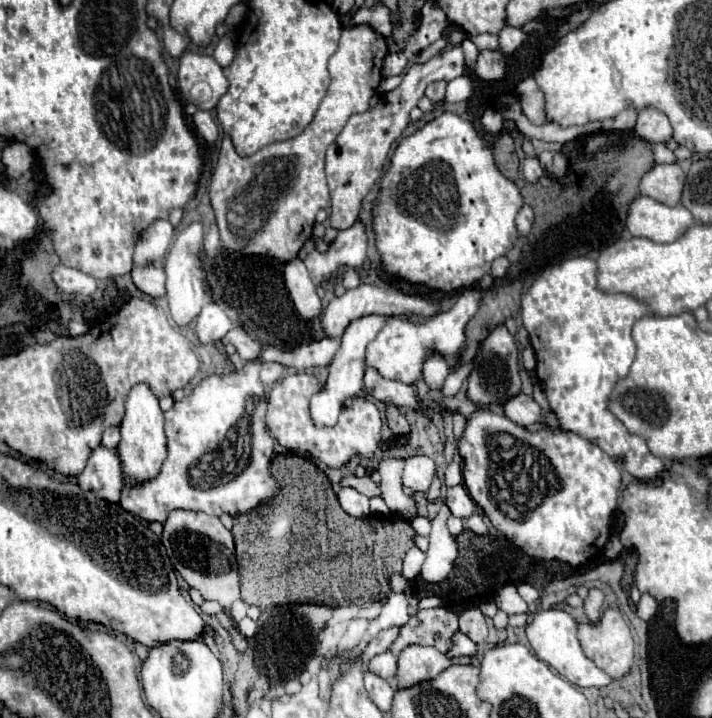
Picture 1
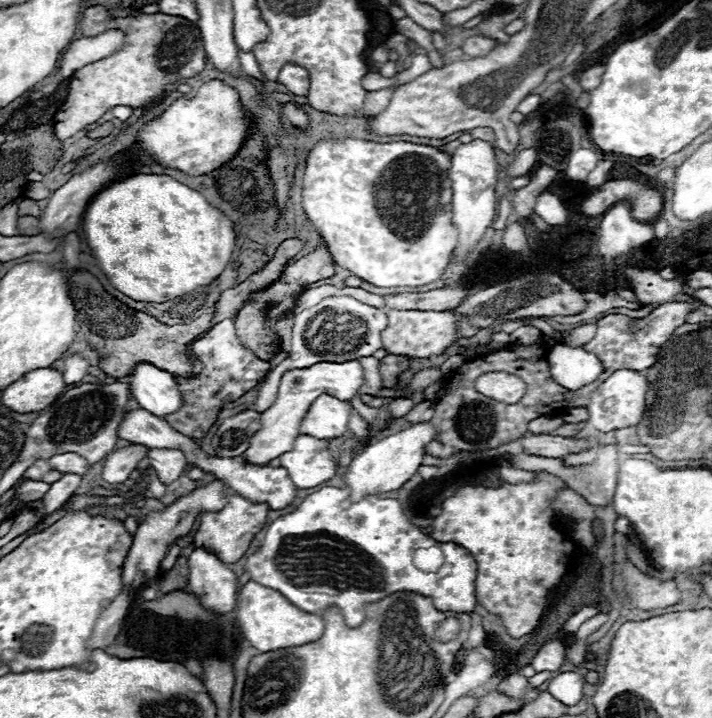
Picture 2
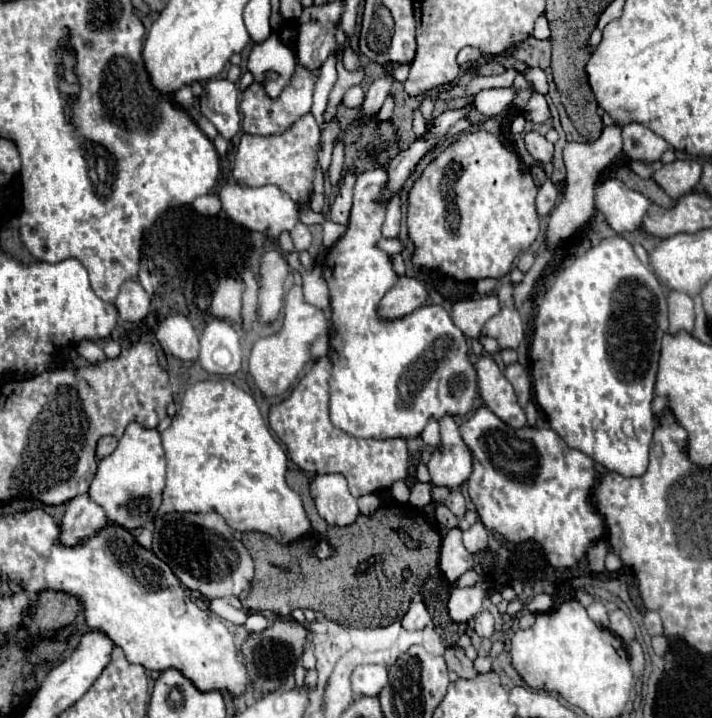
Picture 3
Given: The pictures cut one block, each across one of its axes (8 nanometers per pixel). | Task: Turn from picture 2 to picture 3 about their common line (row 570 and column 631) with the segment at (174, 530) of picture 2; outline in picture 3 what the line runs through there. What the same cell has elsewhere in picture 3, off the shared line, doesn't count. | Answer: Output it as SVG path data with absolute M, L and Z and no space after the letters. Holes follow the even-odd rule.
M636 122L624 126L622 138L624 138L624 152L632 160L642 160L650 164L660 160L660 156L668 150L668 144L664 138L656 136L652 130Z

